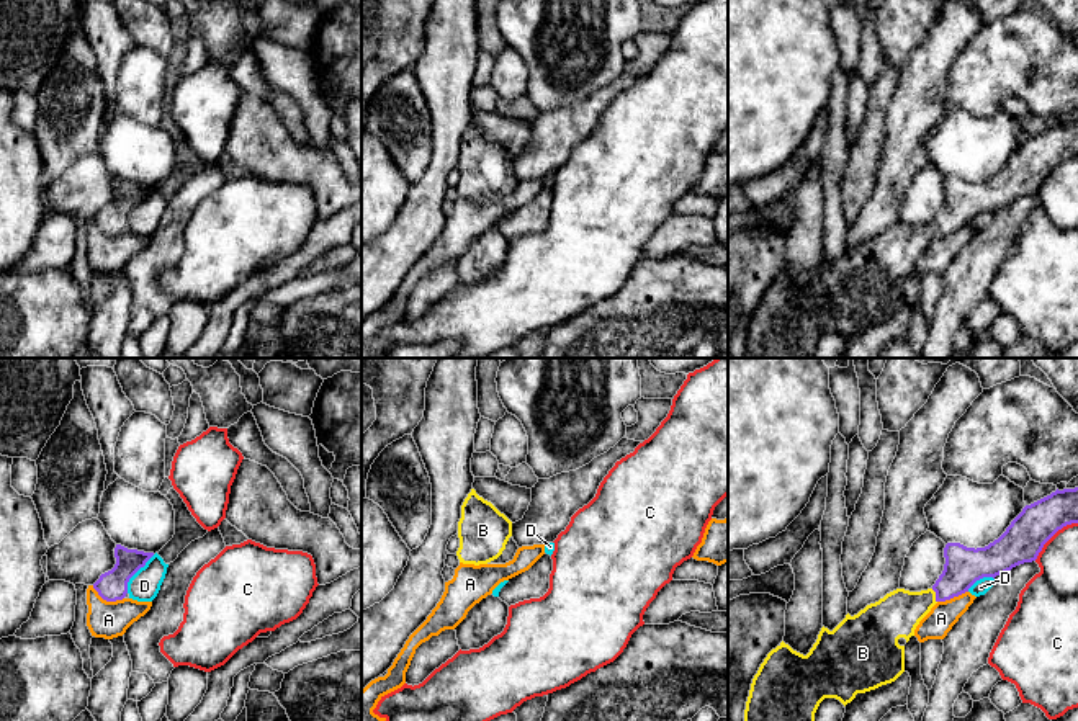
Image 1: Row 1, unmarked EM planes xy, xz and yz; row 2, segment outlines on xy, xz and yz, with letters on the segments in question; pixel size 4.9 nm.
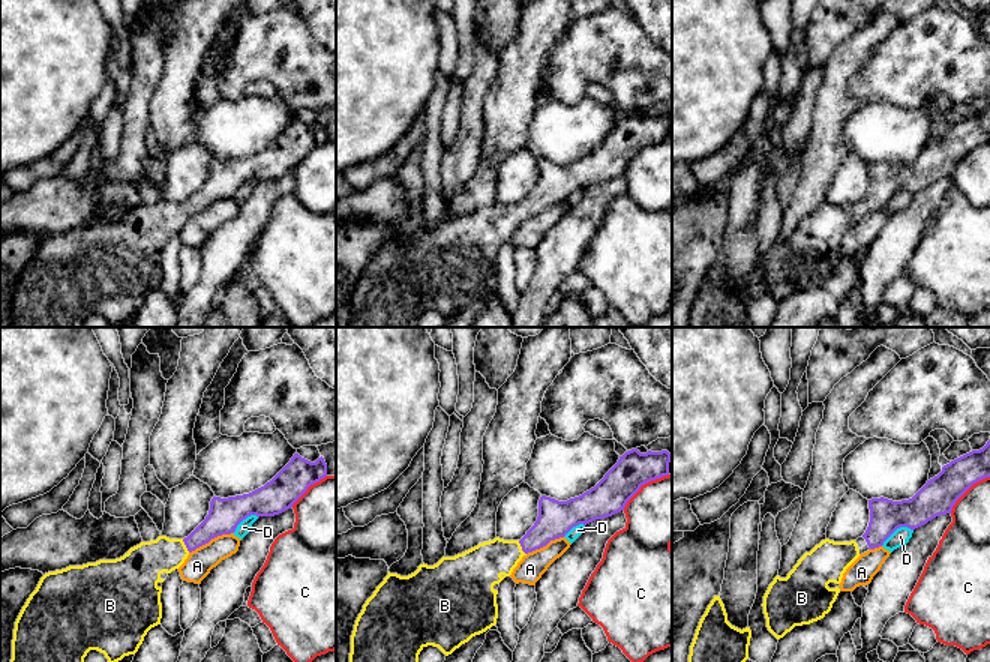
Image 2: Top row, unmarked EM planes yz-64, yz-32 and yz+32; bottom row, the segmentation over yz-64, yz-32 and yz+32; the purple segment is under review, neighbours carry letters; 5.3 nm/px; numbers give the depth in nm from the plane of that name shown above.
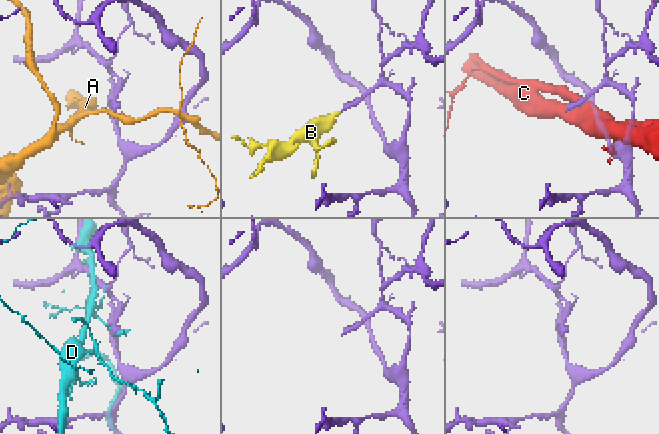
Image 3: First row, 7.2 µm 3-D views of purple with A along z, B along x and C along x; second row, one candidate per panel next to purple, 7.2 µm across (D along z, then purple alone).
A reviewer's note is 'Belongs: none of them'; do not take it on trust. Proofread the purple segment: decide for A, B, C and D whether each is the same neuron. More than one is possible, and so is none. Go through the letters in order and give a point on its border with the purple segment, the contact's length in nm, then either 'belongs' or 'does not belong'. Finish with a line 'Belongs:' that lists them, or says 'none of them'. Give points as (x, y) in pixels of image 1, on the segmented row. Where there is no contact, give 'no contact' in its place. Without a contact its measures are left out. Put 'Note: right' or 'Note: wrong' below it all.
A: meets purple in xy at (107, 600); contact 170 nm long; does not belong
B: meets purple in yz at (936, 595); contact 80 nm long; belongs
C: meets purple in yz at (1052, 535); contact 280 nm long; does not belong
D: meets purple in xy at (134, 573); contact 240 nm long; does not belong
Belongs: B
Note: wrong

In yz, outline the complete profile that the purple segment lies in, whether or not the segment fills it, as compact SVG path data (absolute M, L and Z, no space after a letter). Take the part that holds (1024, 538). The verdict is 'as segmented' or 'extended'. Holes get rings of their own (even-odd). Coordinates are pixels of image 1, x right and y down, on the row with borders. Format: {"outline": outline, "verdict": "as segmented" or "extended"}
{"outline": "M1078 487L1057 489L1026 505L1006 531L985 548L947 543L944 571L931 589L921 592L896 589L857 615L847 613L833 631L823 626L806 656L782 641L767 654L752 678L744 721L815 721L815 713L824 698L836 698L846 706L857 693L895 682L905 672L905 646L900 646L898 639L905 638L908 643L937 602L968 592L983 577L995 579L1019 564L1035 561L1044 544L1071 523L1078 523Z", "verdict": "extended"}

